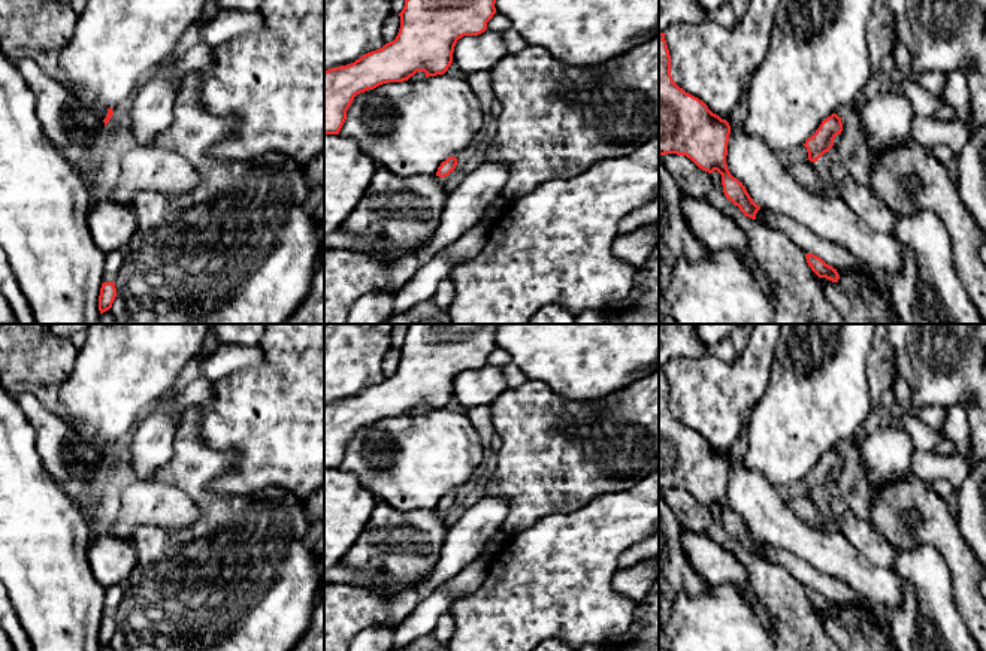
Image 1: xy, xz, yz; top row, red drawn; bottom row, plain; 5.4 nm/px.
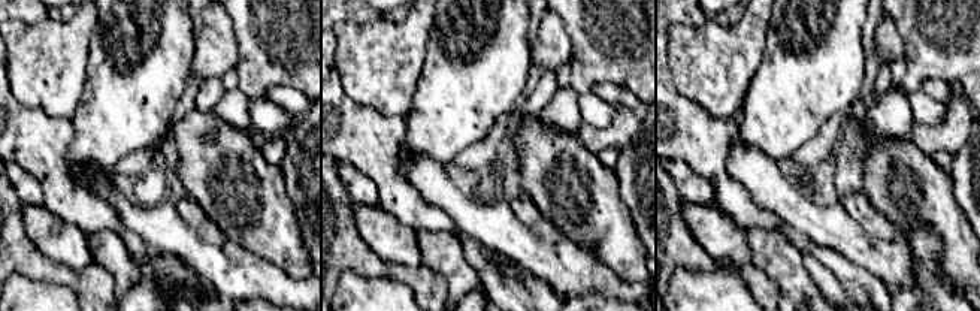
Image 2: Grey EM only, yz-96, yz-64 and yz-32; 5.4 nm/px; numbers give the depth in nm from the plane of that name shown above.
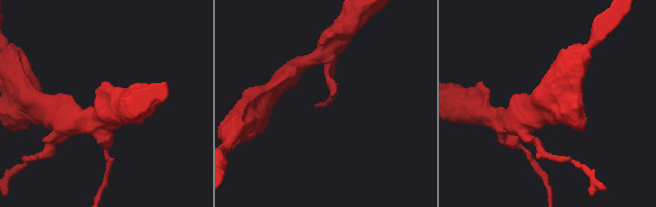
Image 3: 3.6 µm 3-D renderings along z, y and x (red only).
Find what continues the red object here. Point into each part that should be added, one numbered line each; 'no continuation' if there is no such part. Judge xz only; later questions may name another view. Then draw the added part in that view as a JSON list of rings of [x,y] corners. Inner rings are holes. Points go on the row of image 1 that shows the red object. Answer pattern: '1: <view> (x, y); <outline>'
no continuation

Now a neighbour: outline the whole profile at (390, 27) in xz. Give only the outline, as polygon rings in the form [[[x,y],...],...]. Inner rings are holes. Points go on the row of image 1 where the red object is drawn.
[[[390,13],[388,18],[382,24],[382,39],[385,43],[393,42],[400,28],[400,16],[399,13]]]

